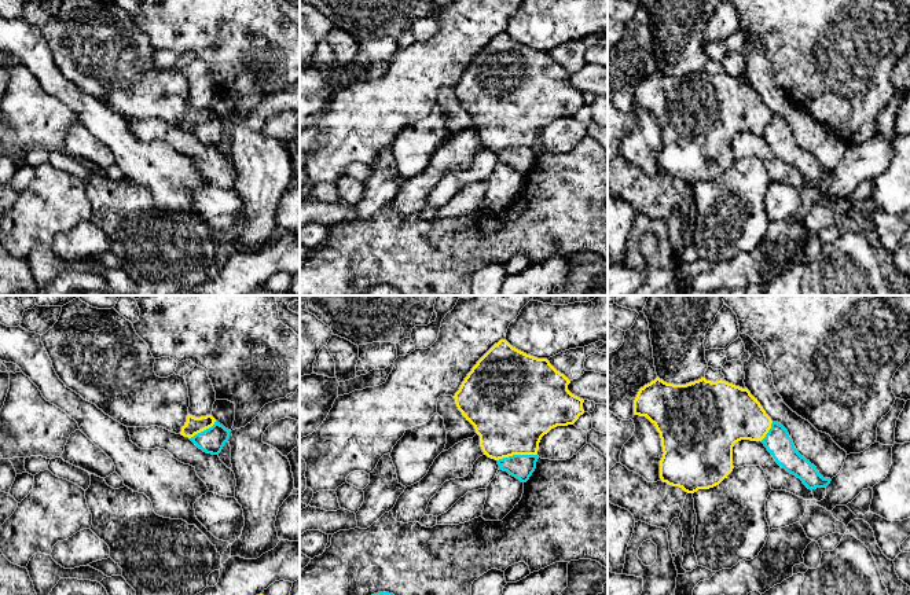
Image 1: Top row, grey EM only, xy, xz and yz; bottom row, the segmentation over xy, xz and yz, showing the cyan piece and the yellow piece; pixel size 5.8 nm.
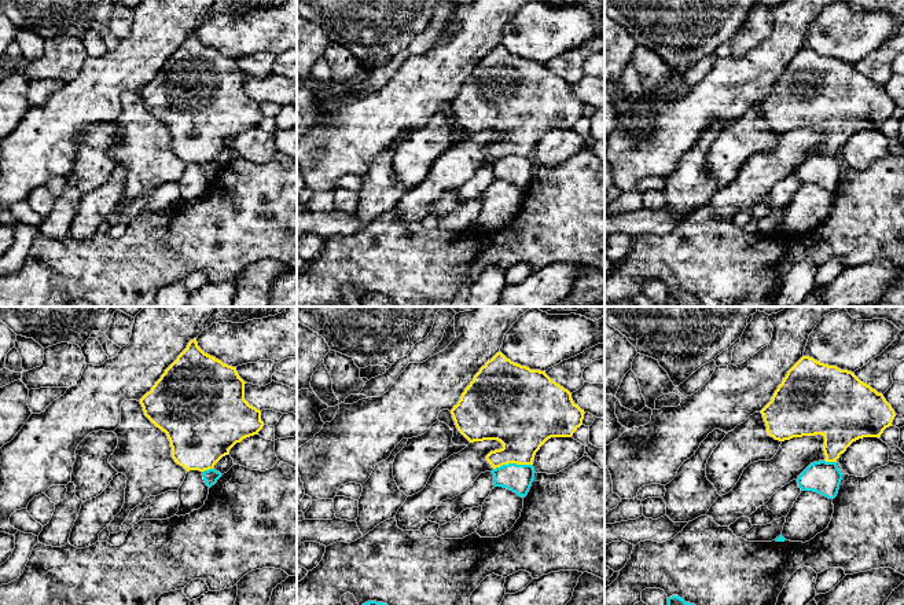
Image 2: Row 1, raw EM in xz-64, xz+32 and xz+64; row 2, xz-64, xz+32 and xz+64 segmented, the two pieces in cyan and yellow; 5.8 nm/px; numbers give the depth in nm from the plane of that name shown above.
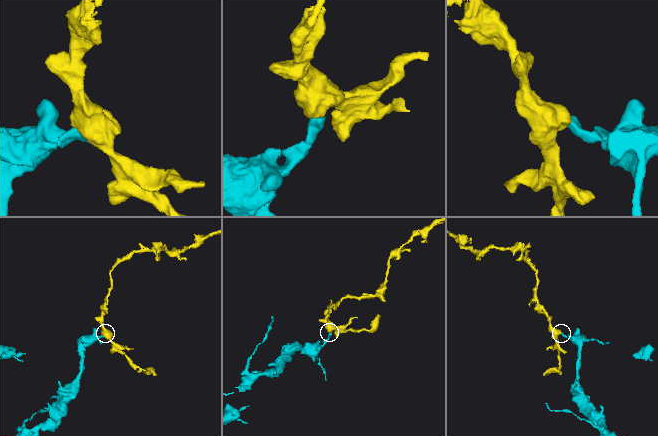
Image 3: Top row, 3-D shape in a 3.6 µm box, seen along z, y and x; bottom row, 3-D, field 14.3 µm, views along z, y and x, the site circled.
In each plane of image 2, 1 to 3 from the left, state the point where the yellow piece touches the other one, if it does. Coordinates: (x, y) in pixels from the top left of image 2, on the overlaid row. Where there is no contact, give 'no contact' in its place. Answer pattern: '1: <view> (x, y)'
1: xz-64 (209, 469)
2: xz+32 (513, 464)
3: xz+64 (830, 462)

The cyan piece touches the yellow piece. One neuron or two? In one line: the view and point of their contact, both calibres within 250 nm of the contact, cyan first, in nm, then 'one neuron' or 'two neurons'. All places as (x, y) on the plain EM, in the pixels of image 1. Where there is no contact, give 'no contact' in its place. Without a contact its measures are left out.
contact xz (517, 147); calibres 140 and 440 nm; two neurons

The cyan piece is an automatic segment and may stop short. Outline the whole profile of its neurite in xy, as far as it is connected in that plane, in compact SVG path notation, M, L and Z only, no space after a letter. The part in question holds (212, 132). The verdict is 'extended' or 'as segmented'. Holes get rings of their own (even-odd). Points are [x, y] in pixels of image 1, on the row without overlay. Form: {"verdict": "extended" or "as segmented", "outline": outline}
{"verdict": "as segmented", "outline": "M216 113L212 120L195 126L190 132L203 144L219 147L224 136L228 133L230 125L231 122Z"}

